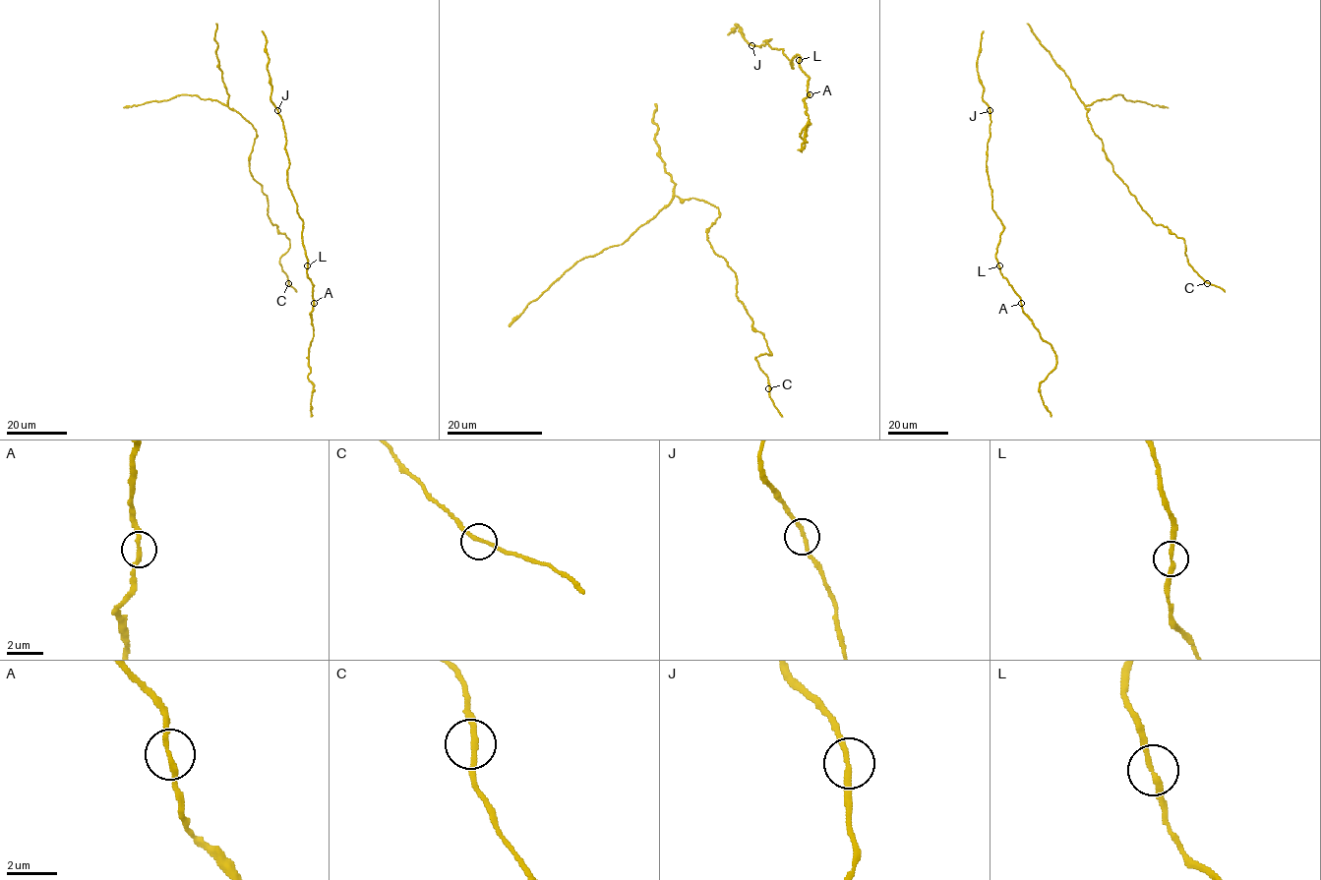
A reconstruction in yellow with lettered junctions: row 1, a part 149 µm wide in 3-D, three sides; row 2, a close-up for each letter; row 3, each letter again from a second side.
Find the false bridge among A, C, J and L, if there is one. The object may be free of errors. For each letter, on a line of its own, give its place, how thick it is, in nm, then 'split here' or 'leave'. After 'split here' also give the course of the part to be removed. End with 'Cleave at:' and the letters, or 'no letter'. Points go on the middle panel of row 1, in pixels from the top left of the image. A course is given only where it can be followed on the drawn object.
A: at (810, 94); 200 nm thick; leave
C: at (768, 388); 200 nm thick; leave
J: at (751, 45); 200 nm thick; leave
L: at (799, 60); 240 nm thick; leave
Cleave at: no letter

